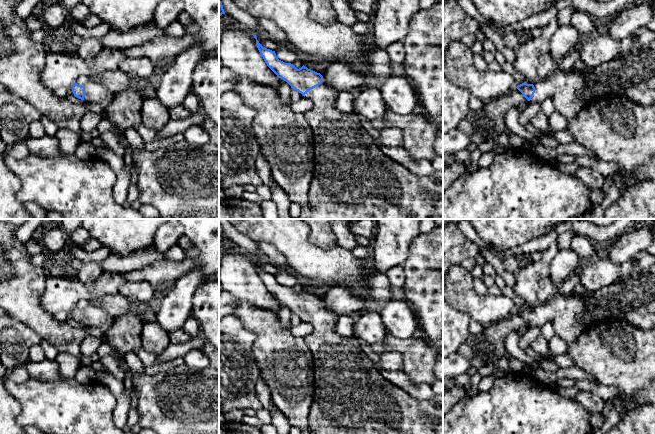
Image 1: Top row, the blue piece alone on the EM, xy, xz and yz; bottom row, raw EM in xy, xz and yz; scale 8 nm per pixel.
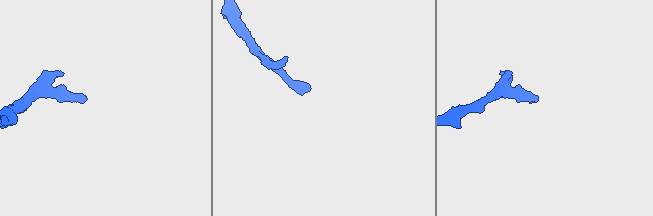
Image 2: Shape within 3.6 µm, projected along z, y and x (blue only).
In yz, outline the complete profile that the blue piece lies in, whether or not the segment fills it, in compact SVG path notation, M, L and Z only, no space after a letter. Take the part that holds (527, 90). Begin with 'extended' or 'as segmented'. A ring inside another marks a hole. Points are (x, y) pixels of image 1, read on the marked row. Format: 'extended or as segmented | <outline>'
extended | M646 25L634 30L621 41L618 58L597 67L592 67L585 74L574 72L572 69L565 72L556 70L546 79L538 79L534 84L522 83L516 88L531 102L541 104L545 99L551 98L555 111L565 116L568 120L577 116L590 102L611 96L625 97L642 106L655 106L655 31L649 29Z

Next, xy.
extended | M91 79L85 86L73 84L72 92L75 97L87 103L99 105L106 109L112 101L114 94L100 82Z

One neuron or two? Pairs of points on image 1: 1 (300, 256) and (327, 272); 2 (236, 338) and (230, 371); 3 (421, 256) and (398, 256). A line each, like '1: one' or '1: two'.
1: one
2: one
3: two

